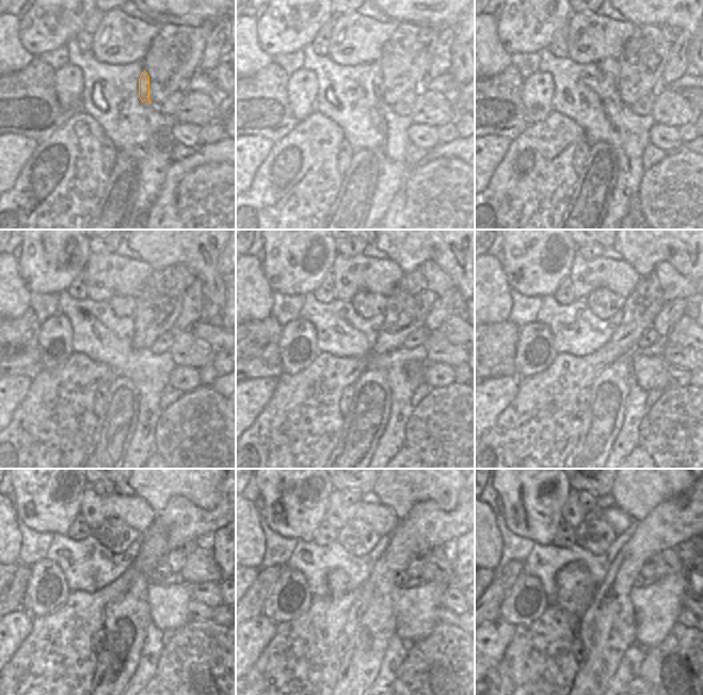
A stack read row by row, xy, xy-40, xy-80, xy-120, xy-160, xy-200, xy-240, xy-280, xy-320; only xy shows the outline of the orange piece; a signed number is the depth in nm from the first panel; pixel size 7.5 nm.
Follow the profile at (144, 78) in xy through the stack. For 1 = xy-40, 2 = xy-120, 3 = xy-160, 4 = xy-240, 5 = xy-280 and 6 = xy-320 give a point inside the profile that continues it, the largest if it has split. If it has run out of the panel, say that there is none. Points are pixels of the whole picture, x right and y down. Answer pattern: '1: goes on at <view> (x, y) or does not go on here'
1: goes on at xy-40 (378, 80)
2: goes on at xy-120 (129, 305)
3: goes on at xy-160 (367, 304)
4: goes on at xy-240 (120, 538)
5: goes on at xy-280 (357, 537)
6: goes on at xy-320 (594, 534)

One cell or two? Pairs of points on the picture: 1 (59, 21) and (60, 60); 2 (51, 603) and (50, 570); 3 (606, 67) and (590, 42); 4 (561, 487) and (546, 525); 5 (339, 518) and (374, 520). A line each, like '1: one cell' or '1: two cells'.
1: two cells
2: one cell
3: two cells
4: one cell
5: one cell

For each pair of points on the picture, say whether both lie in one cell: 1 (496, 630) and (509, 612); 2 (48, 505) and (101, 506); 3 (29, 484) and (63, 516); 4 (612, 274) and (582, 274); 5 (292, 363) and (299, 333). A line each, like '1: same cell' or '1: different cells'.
1: different cells
2: different cells
3: same cell
4: same cell
5: same cell

